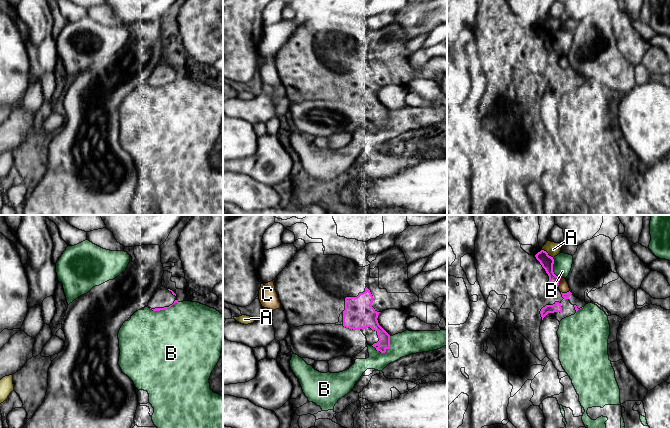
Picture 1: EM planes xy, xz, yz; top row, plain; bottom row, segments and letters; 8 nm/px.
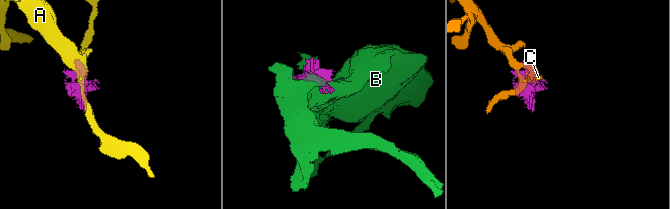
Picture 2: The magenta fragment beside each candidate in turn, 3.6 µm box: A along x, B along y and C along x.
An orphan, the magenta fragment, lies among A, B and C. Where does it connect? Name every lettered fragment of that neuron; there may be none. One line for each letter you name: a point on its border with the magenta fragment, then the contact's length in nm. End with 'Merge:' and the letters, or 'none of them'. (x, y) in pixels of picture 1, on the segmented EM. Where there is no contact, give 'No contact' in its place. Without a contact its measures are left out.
Merge: none of them

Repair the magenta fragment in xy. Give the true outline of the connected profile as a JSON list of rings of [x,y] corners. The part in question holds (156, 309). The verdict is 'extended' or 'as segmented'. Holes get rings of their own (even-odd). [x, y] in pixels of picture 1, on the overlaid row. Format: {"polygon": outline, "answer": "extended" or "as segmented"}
{"polygon": [[[161,286],[152,296],[148,303],[148,307],[153,311],[160,311],[170,308],[177,302],[176,294],[172,290]]], "answer": "extended"}

